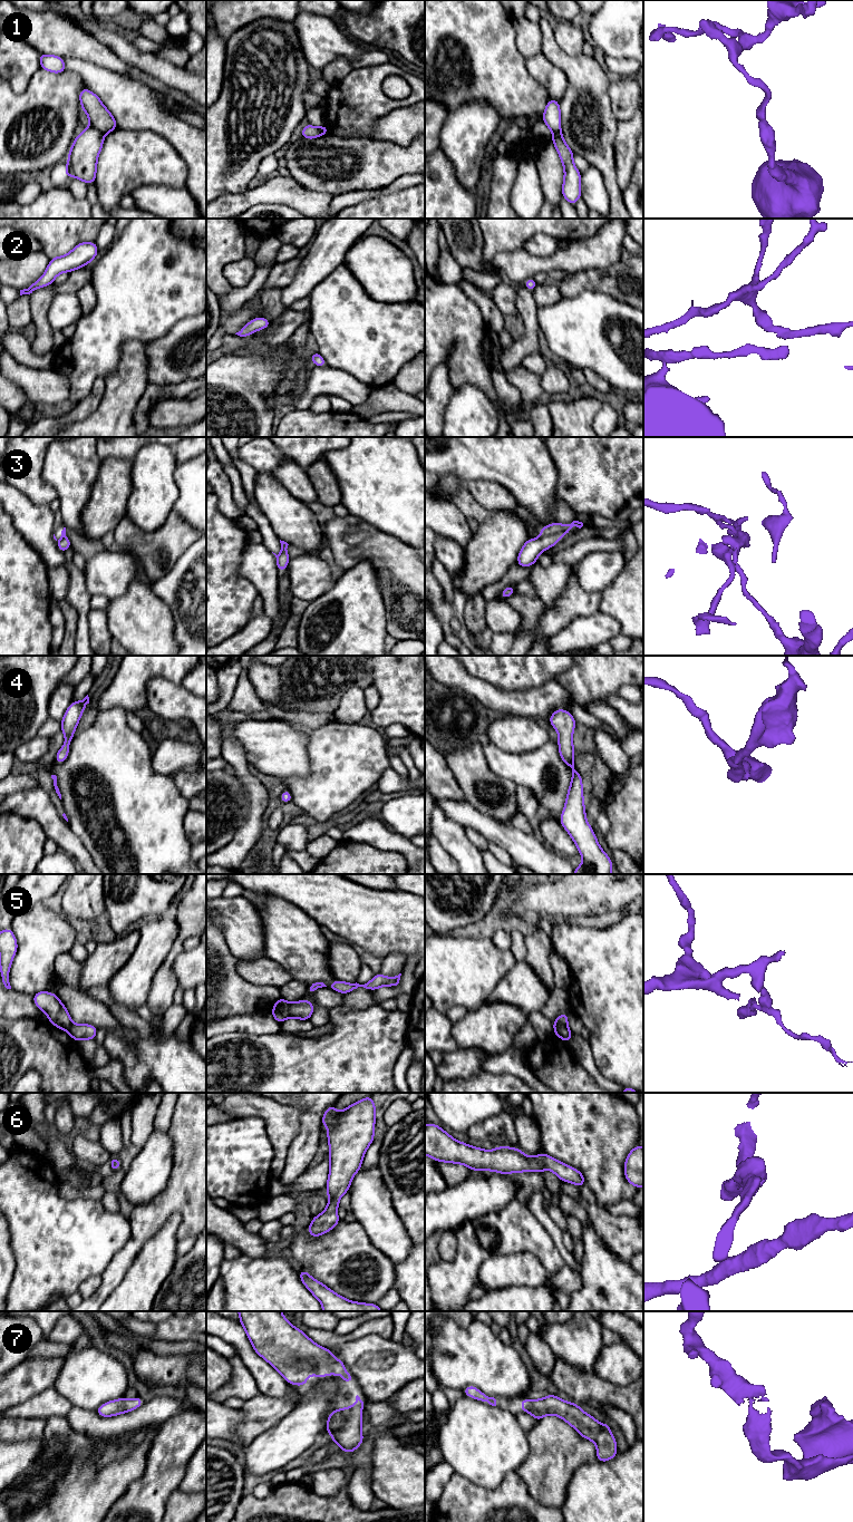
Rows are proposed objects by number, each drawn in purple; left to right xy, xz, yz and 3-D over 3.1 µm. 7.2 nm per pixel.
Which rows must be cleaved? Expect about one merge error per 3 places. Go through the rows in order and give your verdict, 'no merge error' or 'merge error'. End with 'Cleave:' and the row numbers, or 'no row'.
1: merge error
2: no merge error
3: merge error
4: no merge error
5: merge error
6: no merge error
7: no merge error
Cleave: 1, 3, 5

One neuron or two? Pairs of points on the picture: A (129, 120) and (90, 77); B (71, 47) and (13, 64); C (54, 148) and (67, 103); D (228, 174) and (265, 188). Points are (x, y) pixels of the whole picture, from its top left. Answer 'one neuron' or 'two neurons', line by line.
A: one neuron
B: two neurons
C: one neuron
D: two neurons

